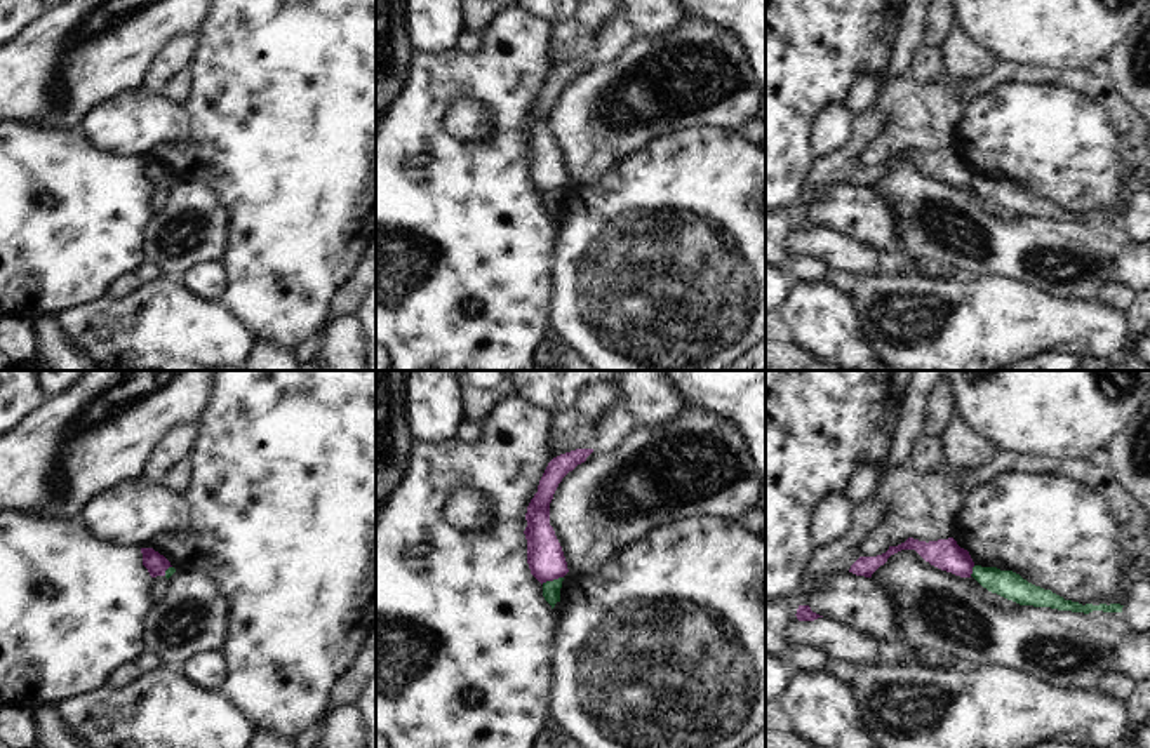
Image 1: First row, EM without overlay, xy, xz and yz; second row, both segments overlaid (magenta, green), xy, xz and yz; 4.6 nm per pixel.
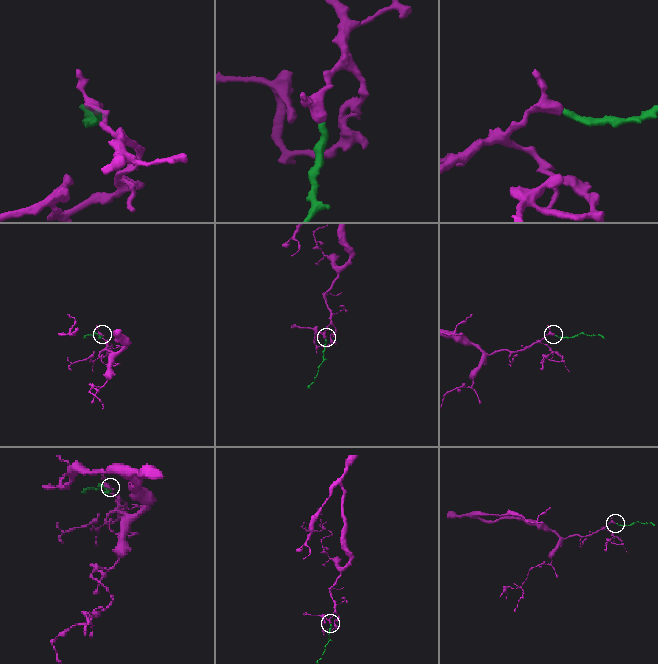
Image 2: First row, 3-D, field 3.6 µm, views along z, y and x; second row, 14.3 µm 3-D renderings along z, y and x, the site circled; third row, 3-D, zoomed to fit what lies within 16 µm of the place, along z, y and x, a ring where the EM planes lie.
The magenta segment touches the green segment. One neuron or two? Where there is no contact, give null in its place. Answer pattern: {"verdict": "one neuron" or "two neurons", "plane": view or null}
{"verdict": "two neurons", "plane": "xz"}

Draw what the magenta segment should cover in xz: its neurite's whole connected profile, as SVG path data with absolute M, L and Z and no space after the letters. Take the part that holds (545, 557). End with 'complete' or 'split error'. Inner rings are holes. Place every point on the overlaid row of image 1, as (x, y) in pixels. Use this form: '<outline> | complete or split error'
M576 449L553 457L531 499L525 513L527 564L531 574L543 584L564 578L569 569L562 546L550 525L550 503L562 478L585 463L593 449Z | complete

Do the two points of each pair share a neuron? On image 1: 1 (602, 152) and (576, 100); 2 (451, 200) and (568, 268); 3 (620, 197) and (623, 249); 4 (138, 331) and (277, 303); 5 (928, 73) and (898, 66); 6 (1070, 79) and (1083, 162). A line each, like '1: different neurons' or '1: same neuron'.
1: same neuron
2: different neurons
3: same neuron
4: different neurons
5: different neurons
6: different neurons

